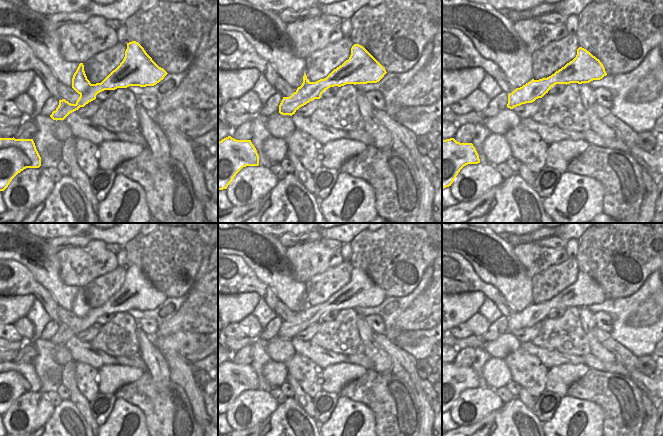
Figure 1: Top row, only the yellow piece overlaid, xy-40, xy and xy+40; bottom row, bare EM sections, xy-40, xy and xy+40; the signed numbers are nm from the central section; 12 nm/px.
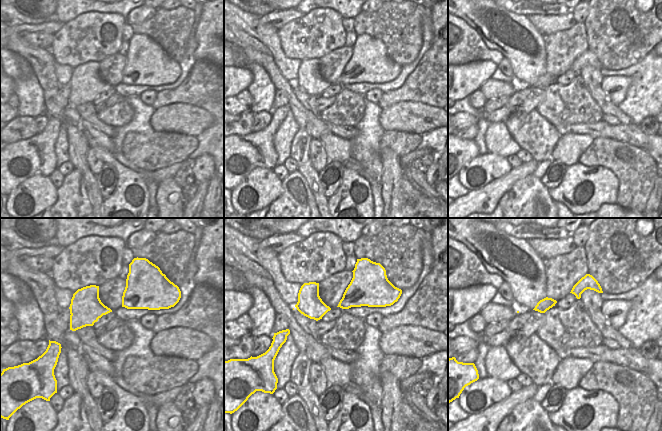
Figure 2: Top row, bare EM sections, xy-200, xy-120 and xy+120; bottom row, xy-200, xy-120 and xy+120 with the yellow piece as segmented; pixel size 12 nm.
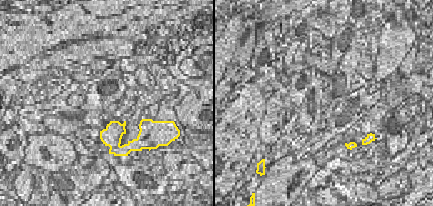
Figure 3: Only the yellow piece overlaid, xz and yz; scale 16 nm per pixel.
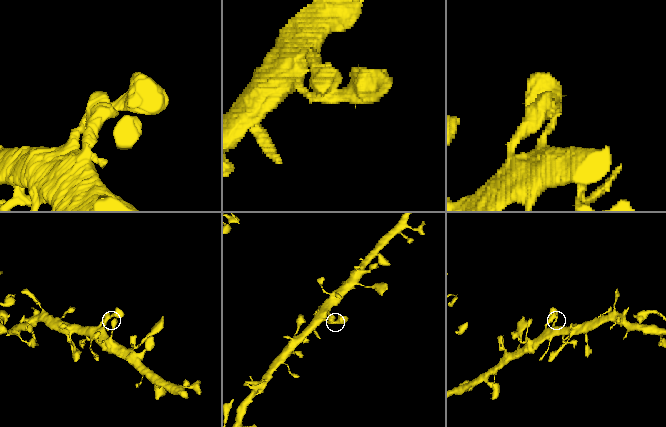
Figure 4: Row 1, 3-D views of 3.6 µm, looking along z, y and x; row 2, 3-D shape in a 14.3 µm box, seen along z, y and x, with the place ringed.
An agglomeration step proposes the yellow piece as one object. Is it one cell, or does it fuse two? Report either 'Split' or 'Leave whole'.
Leave whole.

